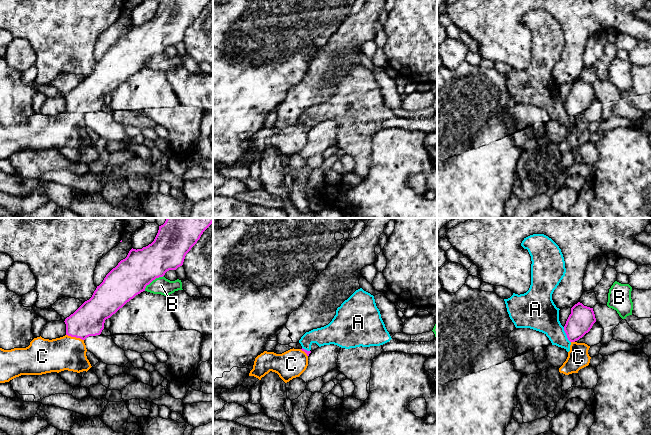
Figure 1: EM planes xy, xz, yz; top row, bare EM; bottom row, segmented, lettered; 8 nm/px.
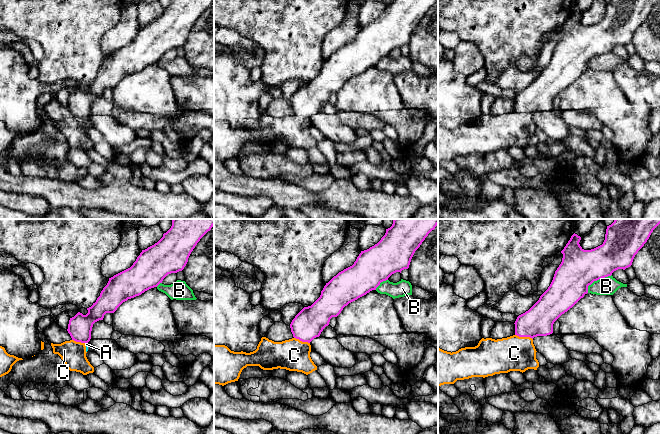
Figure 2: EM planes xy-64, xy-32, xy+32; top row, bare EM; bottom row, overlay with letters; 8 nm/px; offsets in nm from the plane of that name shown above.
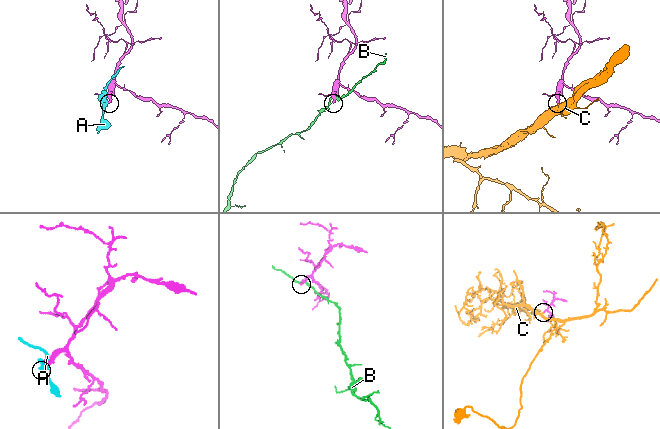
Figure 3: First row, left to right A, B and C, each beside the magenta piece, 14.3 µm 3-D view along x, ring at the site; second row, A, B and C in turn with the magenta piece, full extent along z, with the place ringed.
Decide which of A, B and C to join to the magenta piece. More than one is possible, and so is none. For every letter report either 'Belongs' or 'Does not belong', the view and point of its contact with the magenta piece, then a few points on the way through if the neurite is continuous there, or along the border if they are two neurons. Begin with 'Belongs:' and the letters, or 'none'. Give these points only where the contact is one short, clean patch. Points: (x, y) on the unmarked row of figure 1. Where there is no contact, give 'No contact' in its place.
Belongs: C
A: Does not belong. Touches magenta at yz (566, 110)
B: Does not belong. Touches magenta at xy (152, 56)
C: Belongs. Touches magenta at xy (75, 112). Path across: xy (88, 96), (75, 112), (68, 129)

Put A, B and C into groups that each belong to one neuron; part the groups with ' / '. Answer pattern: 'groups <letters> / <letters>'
groups A / B / C

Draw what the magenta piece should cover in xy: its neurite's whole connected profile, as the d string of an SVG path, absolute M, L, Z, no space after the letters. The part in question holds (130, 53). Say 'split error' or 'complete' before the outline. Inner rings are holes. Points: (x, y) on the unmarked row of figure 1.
split error; M163 0L159 2L158 9L154 17L142 25L131 25L127 33L121 36L104 54L103 58L97 62L92 73L85 77L73 90L65 95L66 111L56 115L44 115L41 112L34 114L26 124L14 124L4 126L0 124L0 159L9 158L10 156L21 151L42 151L51 148L61 148L64 146L73 148L88 147L92 142L86 132L86 121L84 116L89 112L100 111L104 105L105 96L115 90L127 78L136 71L145 67L147 61L159 53L163 53L169 46L176 46L183 41L186 30L200 15L203 8L211 0Z

